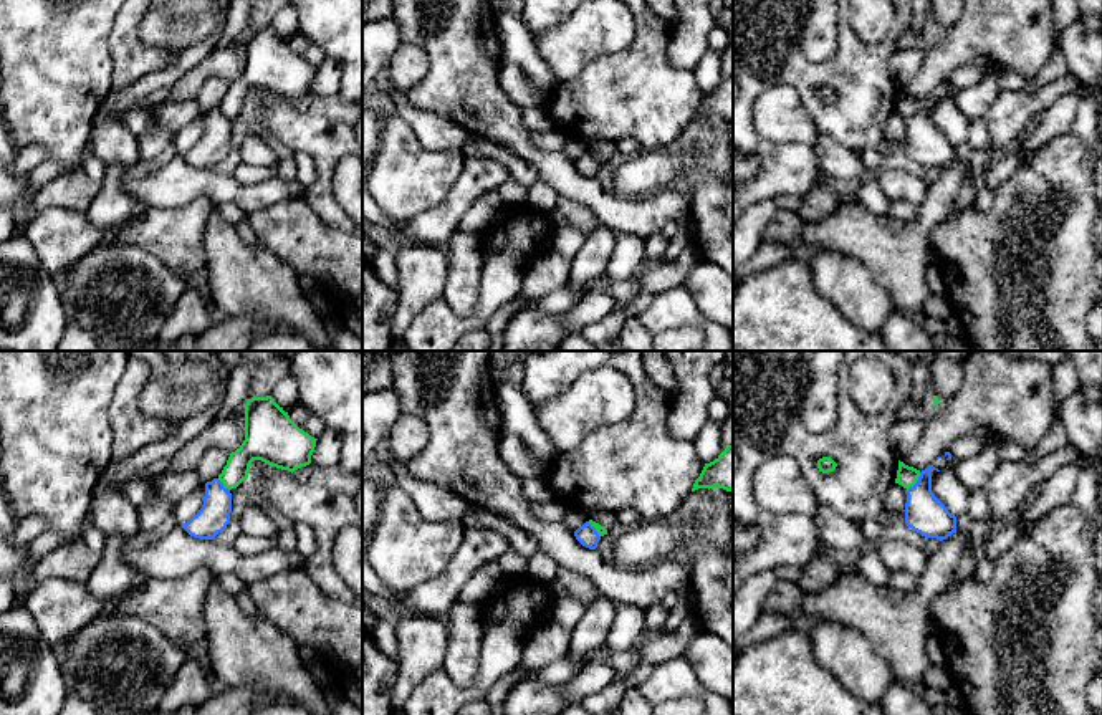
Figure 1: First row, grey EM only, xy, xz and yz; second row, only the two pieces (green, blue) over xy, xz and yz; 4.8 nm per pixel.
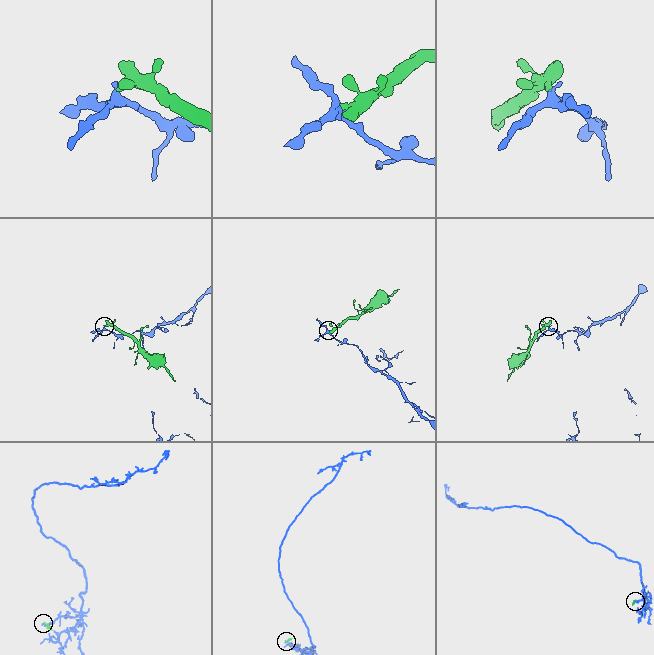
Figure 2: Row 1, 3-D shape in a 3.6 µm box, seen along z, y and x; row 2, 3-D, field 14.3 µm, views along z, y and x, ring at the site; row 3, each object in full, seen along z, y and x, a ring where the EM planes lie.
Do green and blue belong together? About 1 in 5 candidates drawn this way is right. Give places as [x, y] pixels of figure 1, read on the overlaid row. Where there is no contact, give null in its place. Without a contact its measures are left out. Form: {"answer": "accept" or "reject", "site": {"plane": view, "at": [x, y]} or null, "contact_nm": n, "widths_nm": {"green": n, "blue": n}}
{"answer": "reject", "site": {"plane": "yz", "at": [915, 482]}, "contact_nm": 120, "widths_nm": {"green": 100, "blue": 190}}

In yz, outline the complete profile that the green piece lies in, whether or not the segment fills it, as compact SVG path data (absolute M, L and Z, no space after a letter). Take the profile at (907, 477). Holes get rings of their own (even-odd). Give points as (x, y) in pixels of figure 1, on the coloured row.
M898 460L898 470L897 470L895 483L898 483L908 490L910 487L913 487L917 483L918 477L920 477L920 470L908 467Z

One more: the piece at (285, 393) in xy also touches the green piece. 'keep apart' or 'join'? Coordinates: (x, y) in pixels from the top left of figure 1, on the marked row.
keep apart

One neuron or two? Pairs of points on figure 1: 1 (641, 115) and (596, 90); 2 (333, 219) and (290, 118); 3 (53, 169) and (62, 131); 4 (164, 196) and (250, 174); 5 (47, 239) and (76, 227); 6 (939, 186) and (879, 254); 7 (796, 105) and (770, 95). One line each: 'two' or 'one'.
1: one
2: one
3: two
4: two
5: one
6: one
7: one

